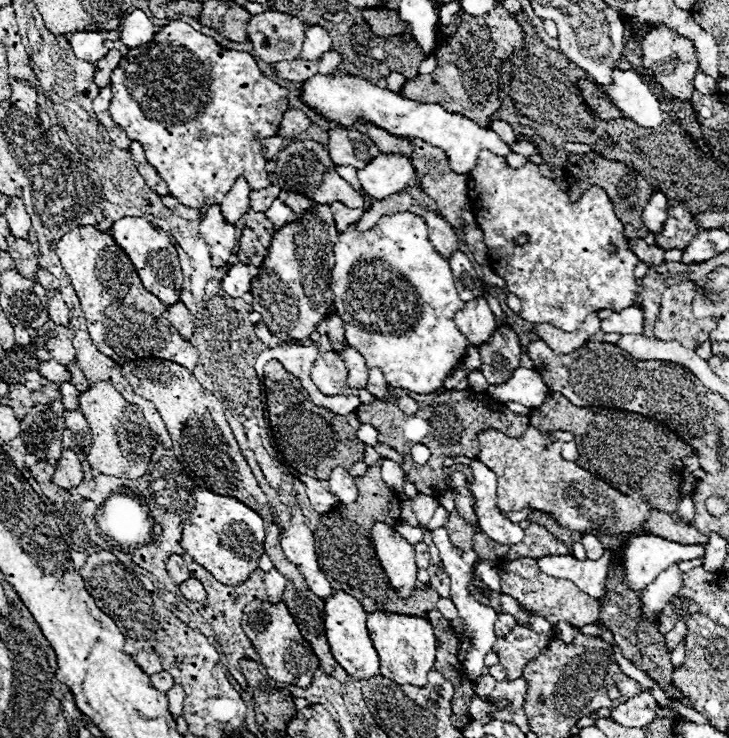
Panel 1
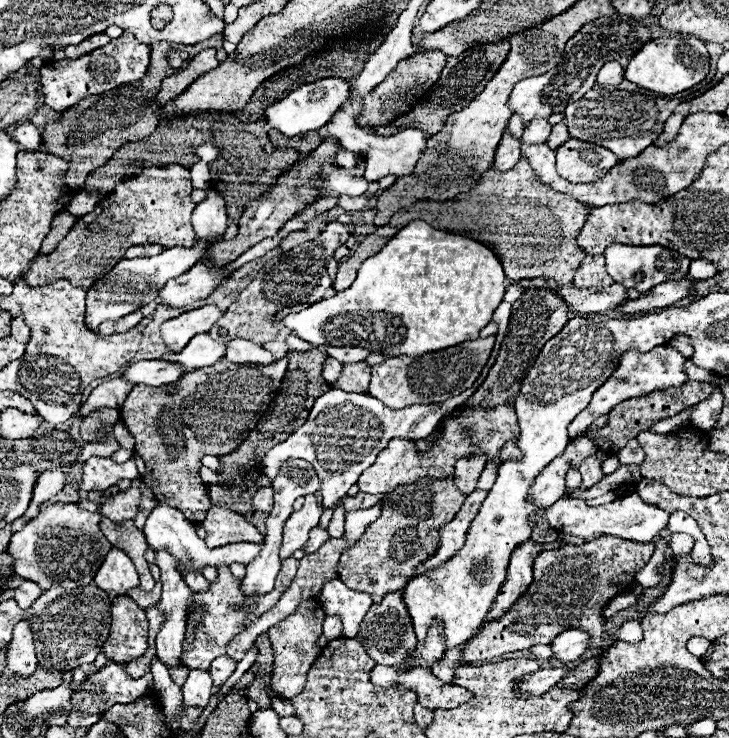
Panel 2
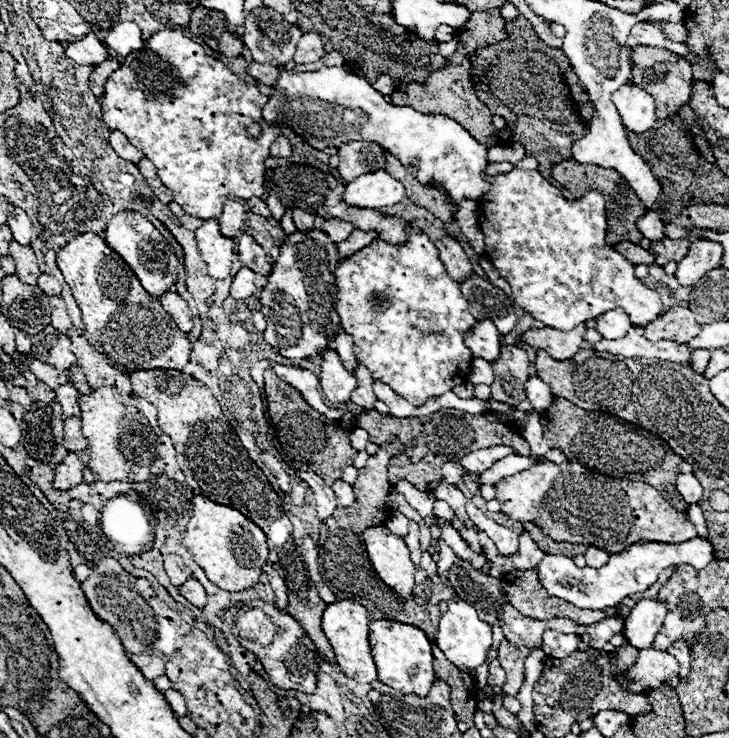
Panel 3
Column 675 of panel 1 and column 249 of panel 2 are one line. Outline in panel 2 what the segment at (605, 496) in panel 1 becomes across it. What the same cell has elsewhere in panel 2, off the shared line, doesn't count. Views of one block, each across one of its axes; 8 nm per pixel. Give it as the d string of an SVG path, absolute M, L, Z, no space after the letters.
M212 506L200 526L206 530L204 542L208 548L220 548L232 542L262 542L256 526L244 514L230 508Z

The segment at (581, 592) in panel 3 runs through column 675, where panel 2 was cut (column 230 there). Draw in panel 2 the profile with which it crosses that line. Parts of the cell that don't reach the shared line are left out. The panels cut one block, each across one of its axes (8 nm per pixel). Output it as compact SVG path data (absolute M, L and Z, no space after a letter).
M158 504L146 518L144 524L144 534L146 540L150 544L152 550L166 550L170 552L176 560L178 560L178 572L184 576L188 570L202 574L202 570L206 566L230 566L234 562L238 564L250 564L252 560L256 560L256 556L262 550L262 544L254 544L254 542L234 542L234 544L226 544L222 548L206 548L206 544L198 538L196 534L196 524L186 520L184 514L176 508L170 508L166 504Z

